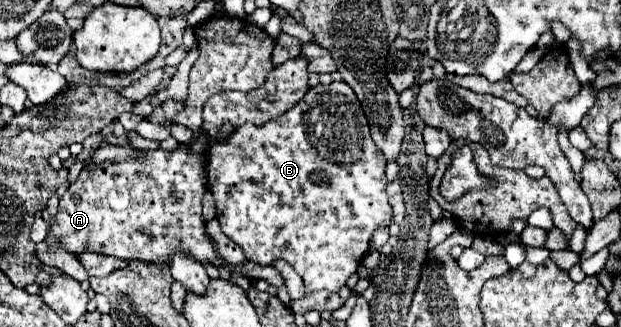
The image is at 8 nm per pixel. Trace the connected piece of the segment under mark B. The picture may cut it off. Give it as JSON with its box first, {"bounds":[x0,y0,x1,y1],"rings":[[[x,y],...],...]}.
{"bounds":[208,81,392,293],"rings":[[[332,81],[330,85],[316,85],[316,87],[308,89],[304,99],[298,101],[298,105],[294,105],[290,111],[286,111],[276,121],[268,121],[262,127],[256,127],[252,123],[244,123],[242,127],[238,127],[228,137],[228,141],[214,143],[208,151],[208,189],[214,195],[216,219],[222,227],[222,231],[236,245],[240,245],[244,249],[244,255],[246,255],[248,261],[256,261],[260,265],[272,265],[276,259],[288,261],[294,267],[294,271],[304,279],[306,293],[320,291],[320,289],[326,289],[330,293],[338,293],[346,285],[348,277],[358,271],[358,267],[362,263],[362,257],[370,249],[370,239],[372,239],[374,231],[382,223],[392,221],[392,207],[388,203],[386,183],[388,181],[386,181],[384,153],[380,153],[380,149],[376,149],[376,143],[370,137],[370,129],[368,129],[368,121],[364,117],[364,109],[360,109],[360,101],[356,99],[350,85],[344,83],[344,81]]]}

